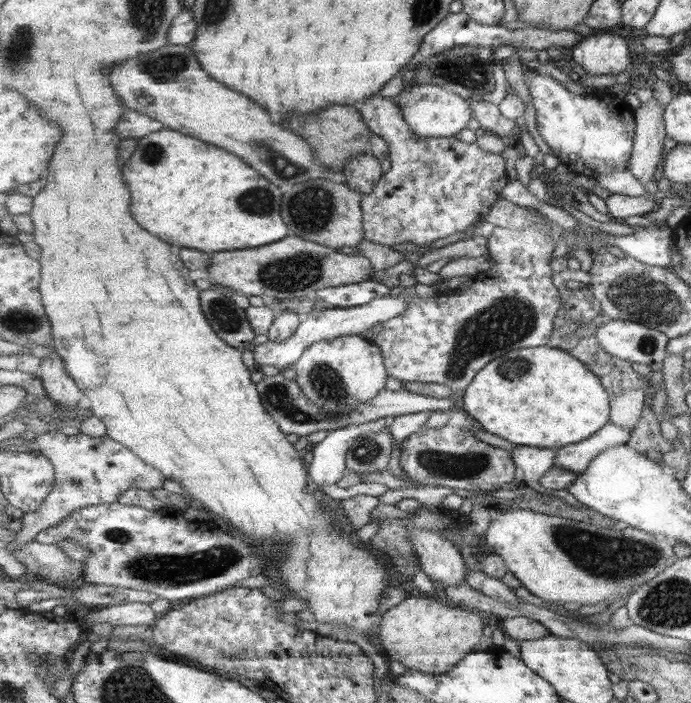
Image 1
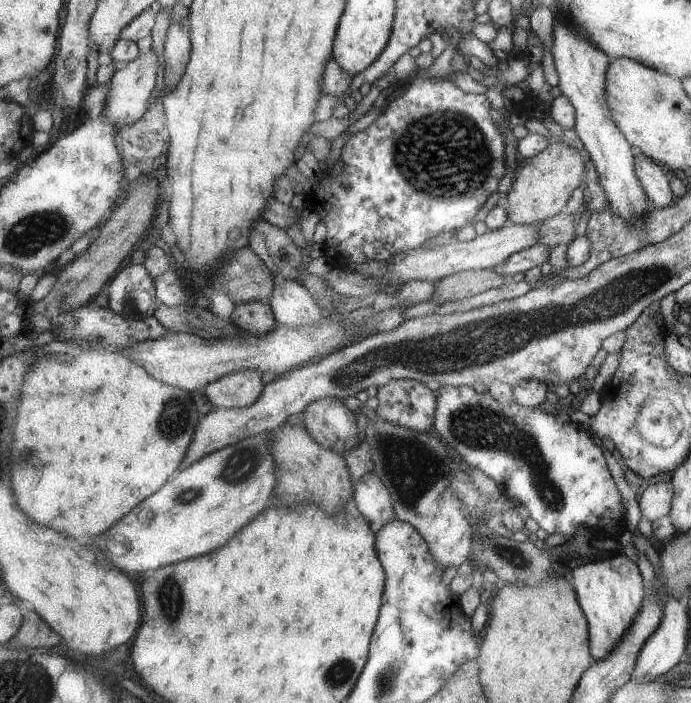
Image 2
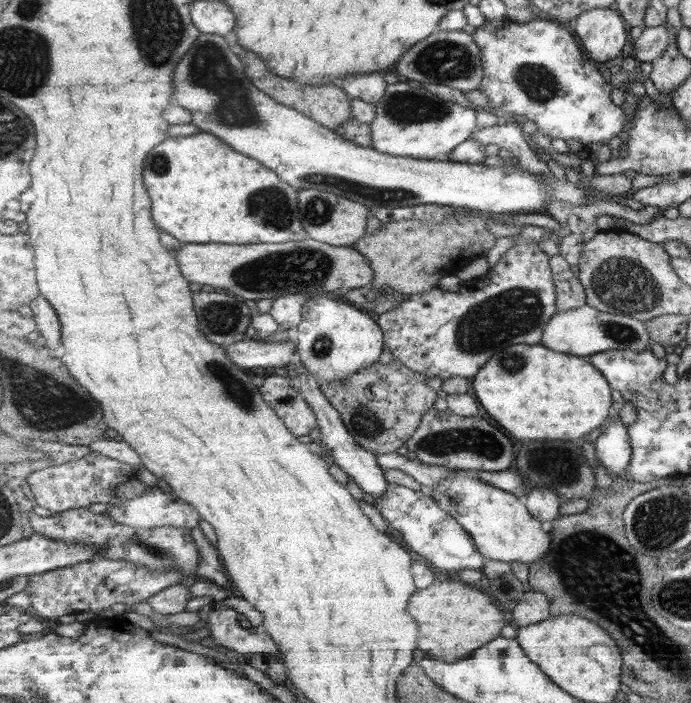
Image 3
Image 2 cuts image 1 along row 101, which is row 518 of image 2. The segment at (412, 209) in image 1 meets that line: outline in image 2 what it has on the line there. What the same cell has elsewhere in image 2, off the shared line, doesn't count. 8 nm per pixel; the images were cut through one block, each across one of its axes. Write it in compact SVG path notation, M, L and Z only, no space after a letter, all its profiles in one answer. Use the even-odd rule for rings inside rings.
M377 472L367 474L355 484L354 501L359 514L371 523L375 532L398 517L391 491Z

